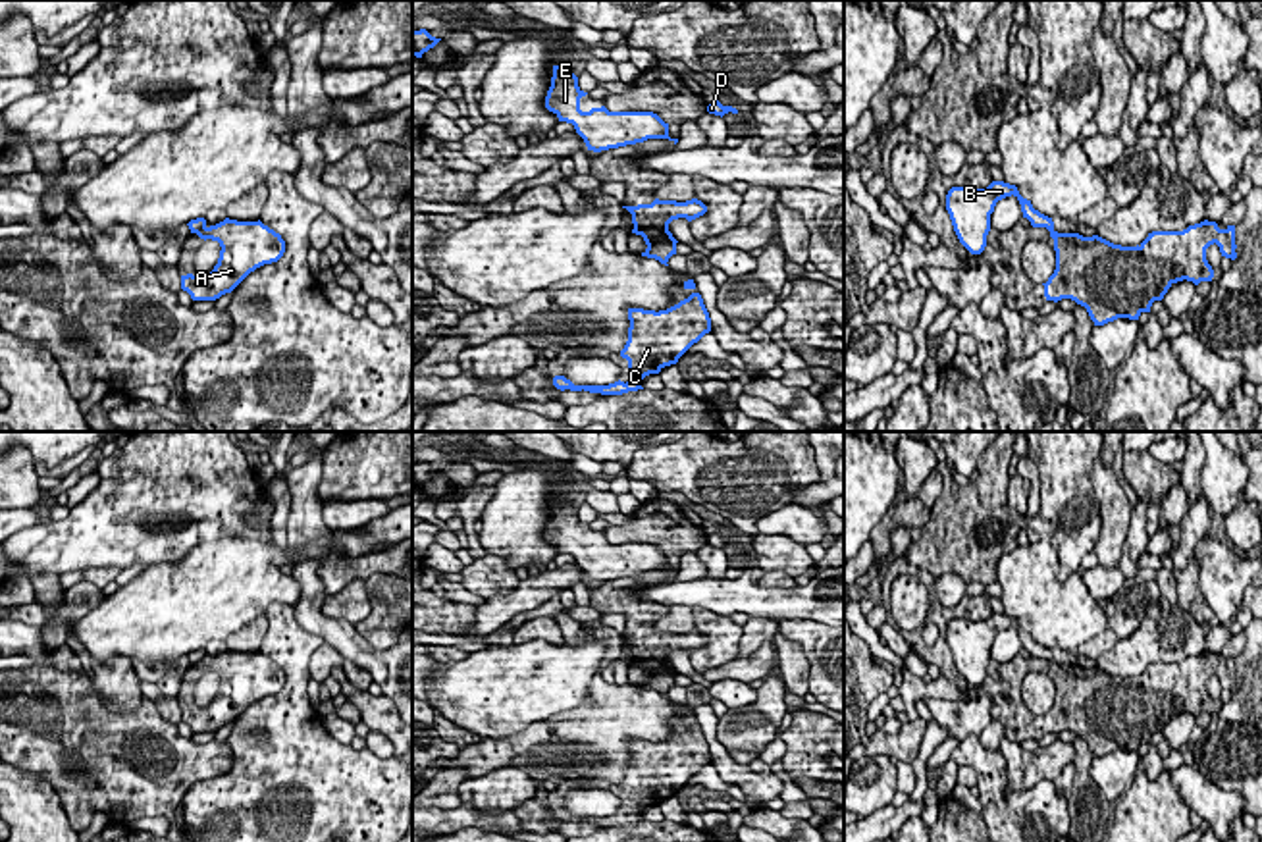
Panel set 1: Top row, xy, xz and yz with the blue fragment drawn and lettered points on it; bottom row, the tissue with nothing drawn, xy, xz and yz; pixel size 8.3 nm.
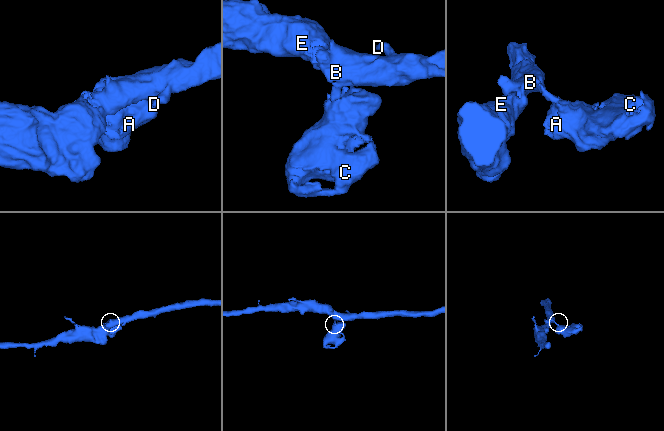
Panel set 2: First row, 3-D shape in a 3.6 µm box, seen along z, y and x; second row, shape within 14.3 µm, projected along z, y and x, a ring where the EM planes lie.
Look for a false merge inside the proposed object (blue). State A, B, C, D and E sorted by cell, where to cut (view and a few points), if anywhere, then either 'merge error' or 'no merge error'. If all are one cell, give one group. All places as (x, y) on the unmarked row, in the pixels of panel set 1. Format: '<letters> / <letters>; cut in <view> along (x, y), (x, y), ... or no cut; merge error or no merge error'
A C / B D E; cut in xy along (207, 659), (197, 665); merge error

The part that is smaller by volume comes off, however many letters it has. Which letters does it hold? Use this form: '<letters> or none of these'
A, C

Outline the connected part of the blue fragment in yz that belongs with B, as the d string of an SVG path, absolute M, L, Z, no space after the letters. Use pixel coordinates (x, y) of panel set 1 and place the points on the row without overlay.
M992 613L986 620L952 618L946 626L946 642L960 674L971 686L985 682L990 663L990 645L998 632L1012 626L1019 632L1023 649L1027 649L1033 659L1054 663L1052 649L1035 642L1031 632L1023 630L1015 617Z

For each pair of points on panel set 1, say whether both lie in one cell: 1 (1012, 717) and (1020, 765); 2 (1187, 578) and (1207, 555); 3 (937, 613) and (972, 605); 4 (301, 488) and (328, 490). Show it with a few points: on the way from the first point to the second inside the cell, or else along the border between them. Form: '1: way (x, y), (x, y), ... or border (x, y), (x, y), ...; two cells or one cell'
1: border (1004, 735), (1020, 744); two cells
2: border (1193, 557), (1197, 563), (1197, 586), (1210, 609); two cells
3: way (945, 613), (964, 609); one cell
4: border (322, 451), (320, 501); two cells

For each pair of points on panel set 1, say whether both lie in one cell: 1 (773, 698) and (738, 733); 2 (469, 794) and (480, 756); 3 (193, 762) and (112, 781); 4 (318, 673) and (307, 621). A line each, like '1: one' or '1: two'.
1: one
2: two
3: one
4: two

